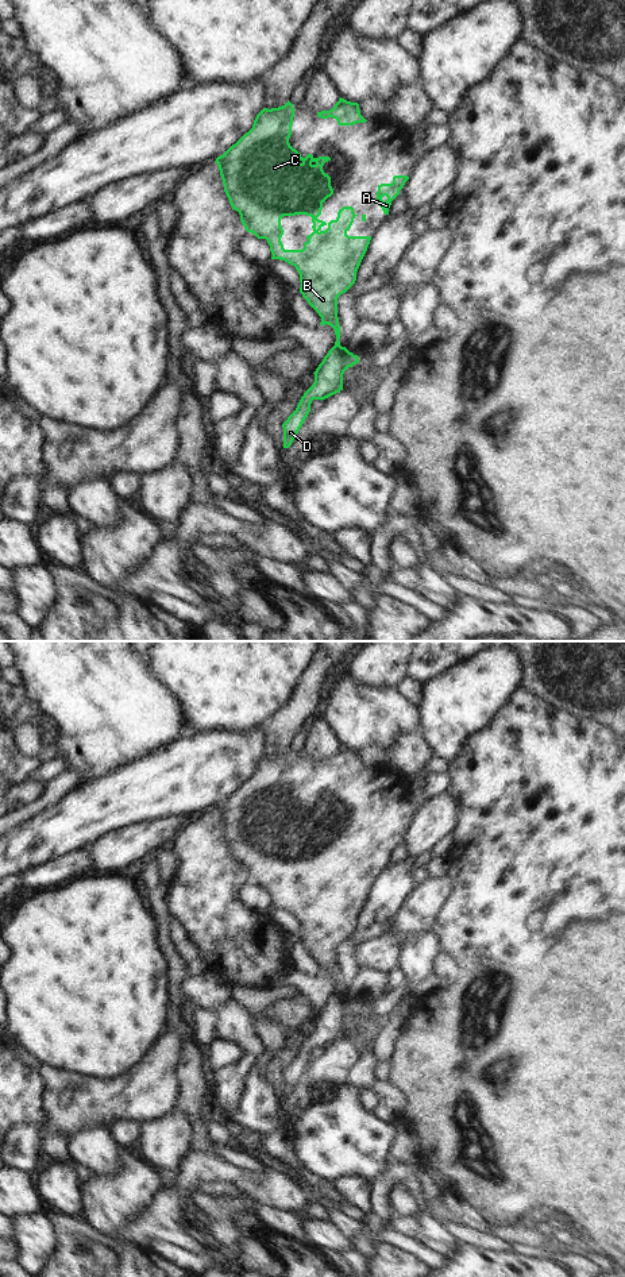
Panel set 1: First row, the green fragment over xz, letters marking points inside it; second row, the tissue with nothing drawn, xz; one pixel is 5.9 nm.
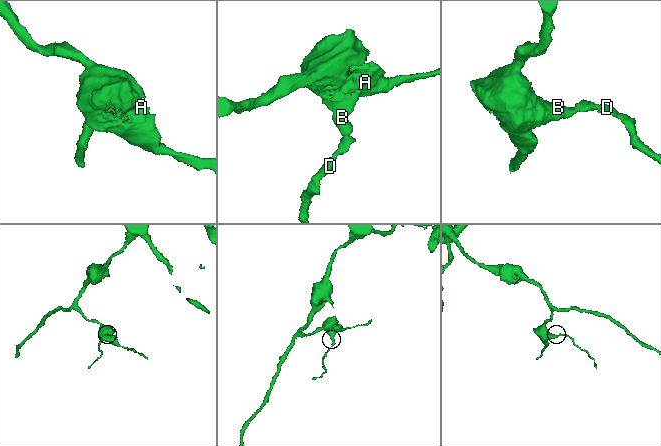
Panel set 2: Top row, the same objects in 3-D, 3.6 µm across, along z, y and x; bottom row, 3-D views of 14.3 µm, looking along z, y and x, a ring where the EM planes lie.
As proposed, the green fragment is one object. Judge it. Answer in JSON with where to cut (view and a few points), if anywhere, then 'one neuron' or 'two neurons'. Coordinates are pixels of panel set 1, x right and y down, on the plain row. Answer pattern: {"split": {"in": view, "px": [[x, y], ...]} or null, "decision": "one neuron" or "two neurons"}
{"split": {"in": "xz", "px": [[334, 994], [340, 995]]}, "decision": "two neurons"}

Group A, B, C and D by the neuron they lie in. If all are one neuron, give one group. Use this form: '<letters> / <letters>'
A B C / D

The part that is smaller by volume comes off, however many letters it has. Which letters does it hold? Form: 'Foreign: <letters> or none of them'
Foreign: D

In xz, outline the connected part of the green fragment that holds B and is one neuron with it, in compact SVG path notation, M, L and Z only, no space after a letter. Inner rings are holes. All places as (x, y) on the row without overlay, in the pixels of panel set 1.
M290 749L278 756L263 756L255 765L252 776L246 780L223 803L216 806L224 840L232 857L240 863L240 869L247 880L258 887L266 887L271 907L281 907L294 914L300 922L300 941L321 965L320 973L331 973L335 977L336 989L340 994L340 973L337 965L337 946L356 929L356 919L367 899L371 884L348 884L354 867L358 864L352 854L343 854L337 865L328 872L317 865L321 863L323 850L333 842L331 825L323 814L329 805L305 806L289 791L294 756ZM306 863L312 865L313 880L306 884L302 898L285 898L281 890L283 864Z

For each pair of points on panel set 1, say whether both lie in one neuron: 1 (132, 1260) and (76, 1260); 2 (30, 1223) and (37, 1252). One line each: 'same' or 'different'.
1: same
2: same

